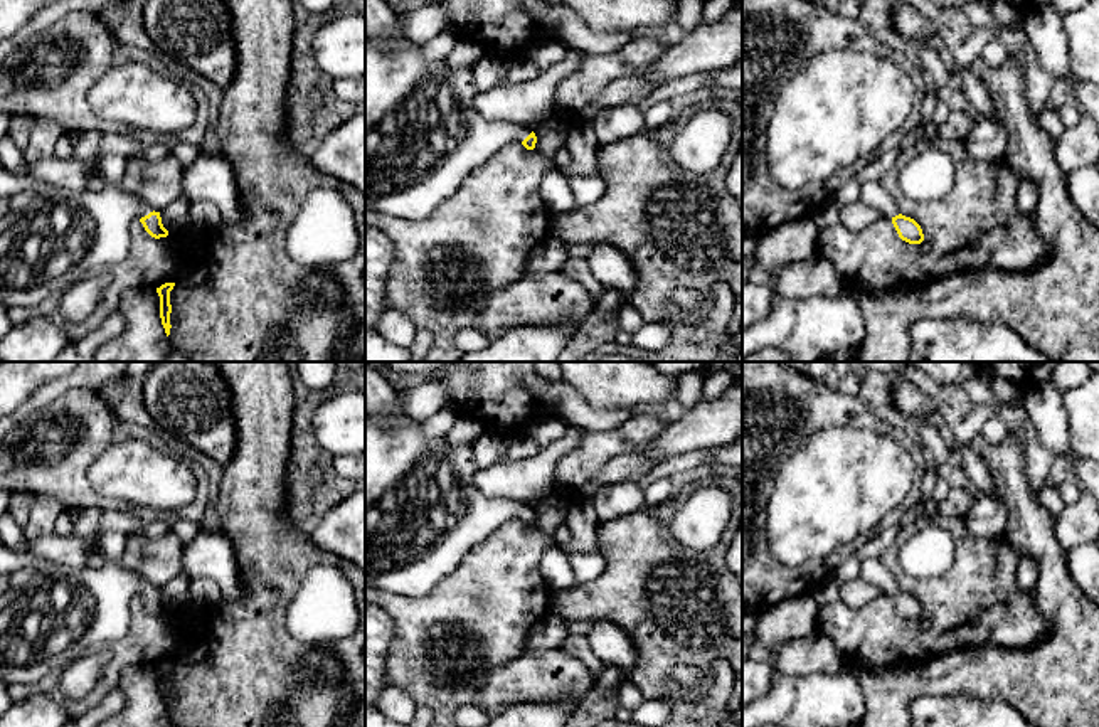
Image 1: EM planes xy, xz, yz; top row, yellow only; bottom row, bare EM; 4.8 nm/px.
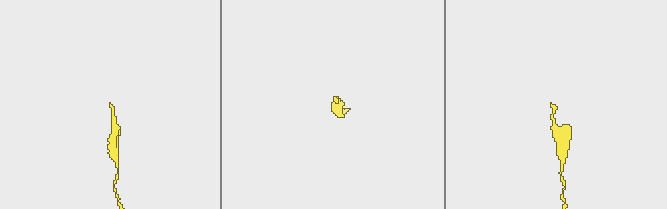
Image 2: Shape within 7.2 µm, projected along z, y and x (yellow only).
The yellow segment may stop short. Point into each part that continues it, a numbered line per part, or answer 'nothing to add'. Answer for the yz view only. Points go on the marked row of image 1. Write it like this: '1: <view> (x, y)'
1: yz (872, 194)

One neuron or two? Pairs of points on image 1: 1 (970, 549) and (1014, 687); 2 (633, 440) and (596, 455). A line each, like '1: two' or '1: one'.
1: two
2: one

